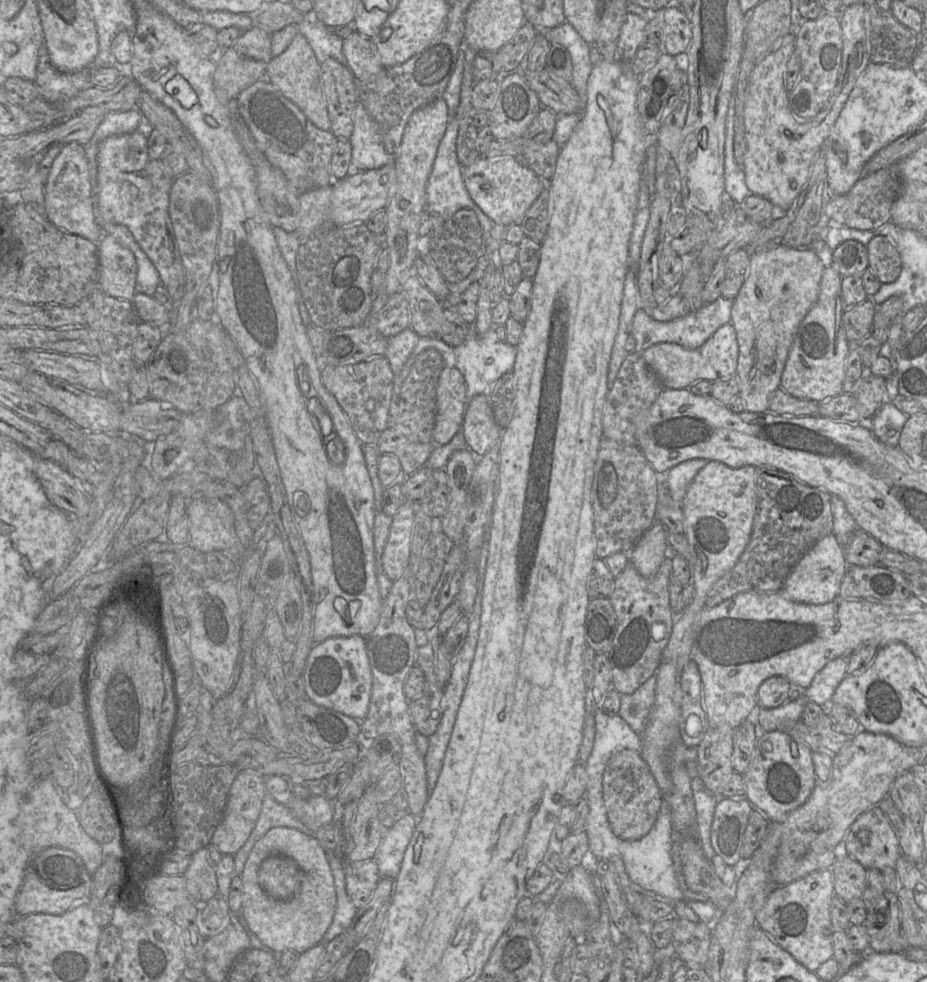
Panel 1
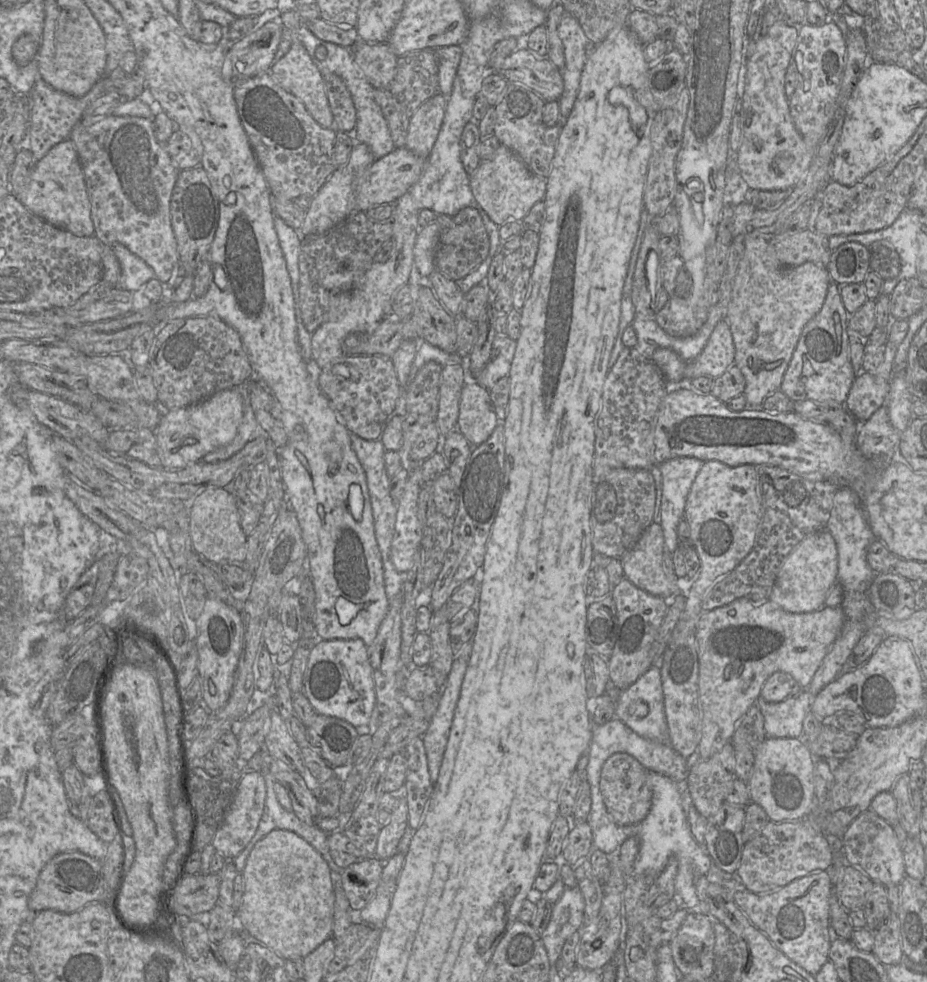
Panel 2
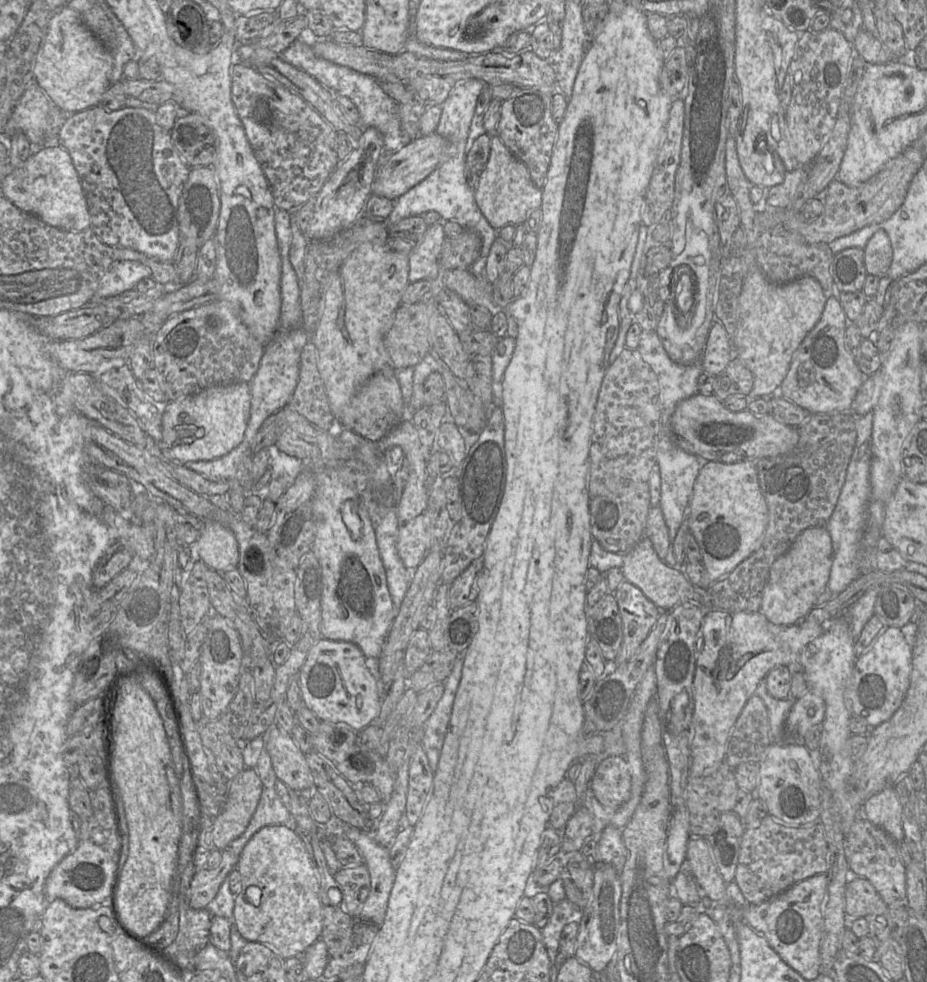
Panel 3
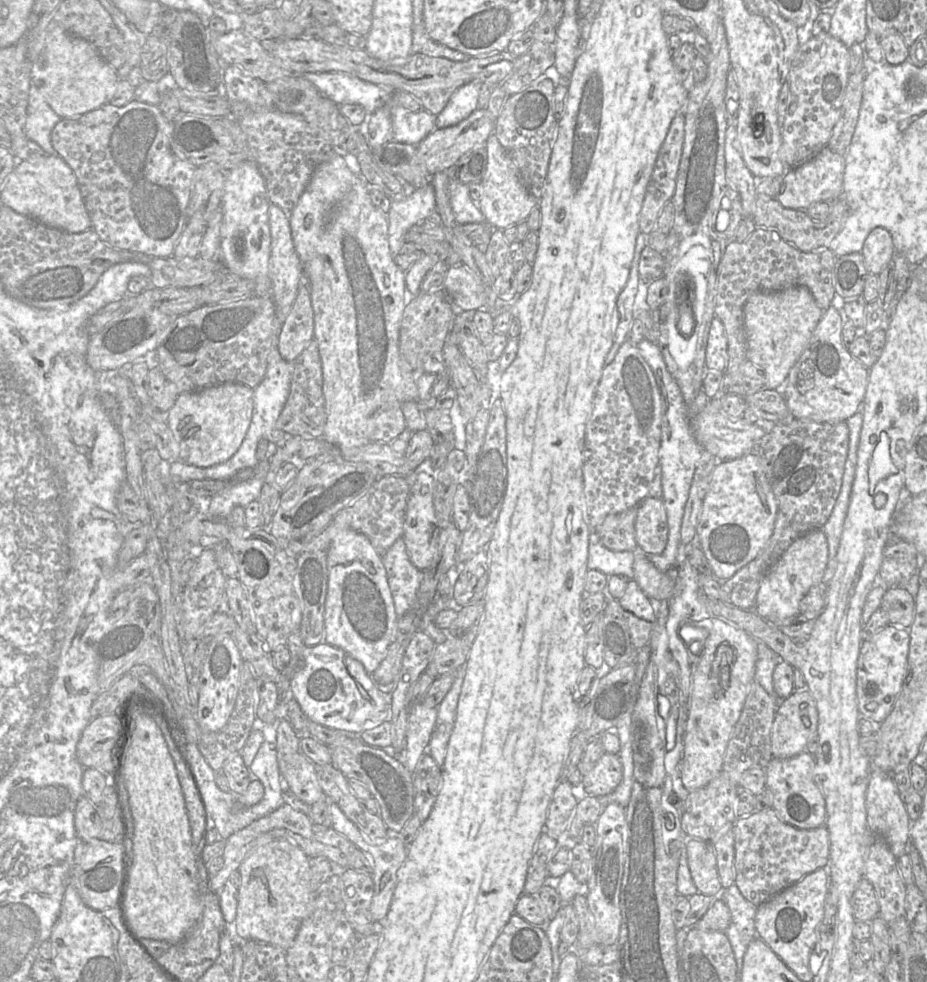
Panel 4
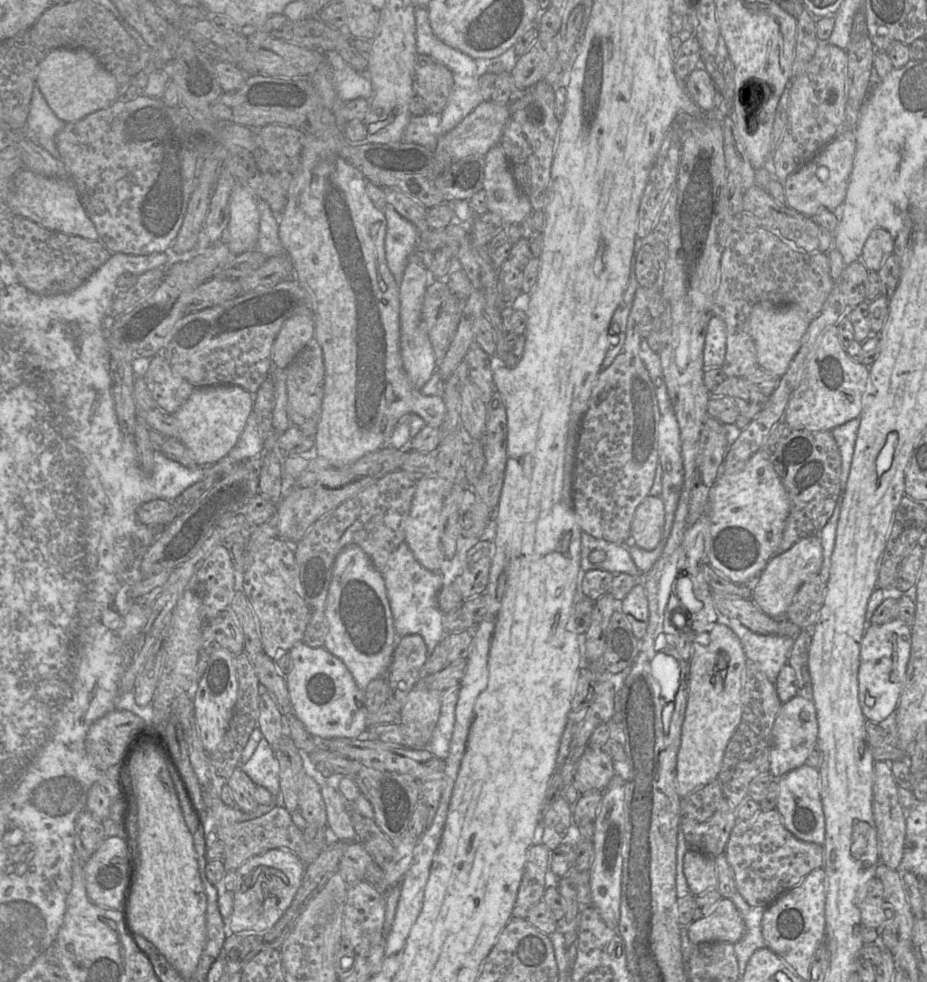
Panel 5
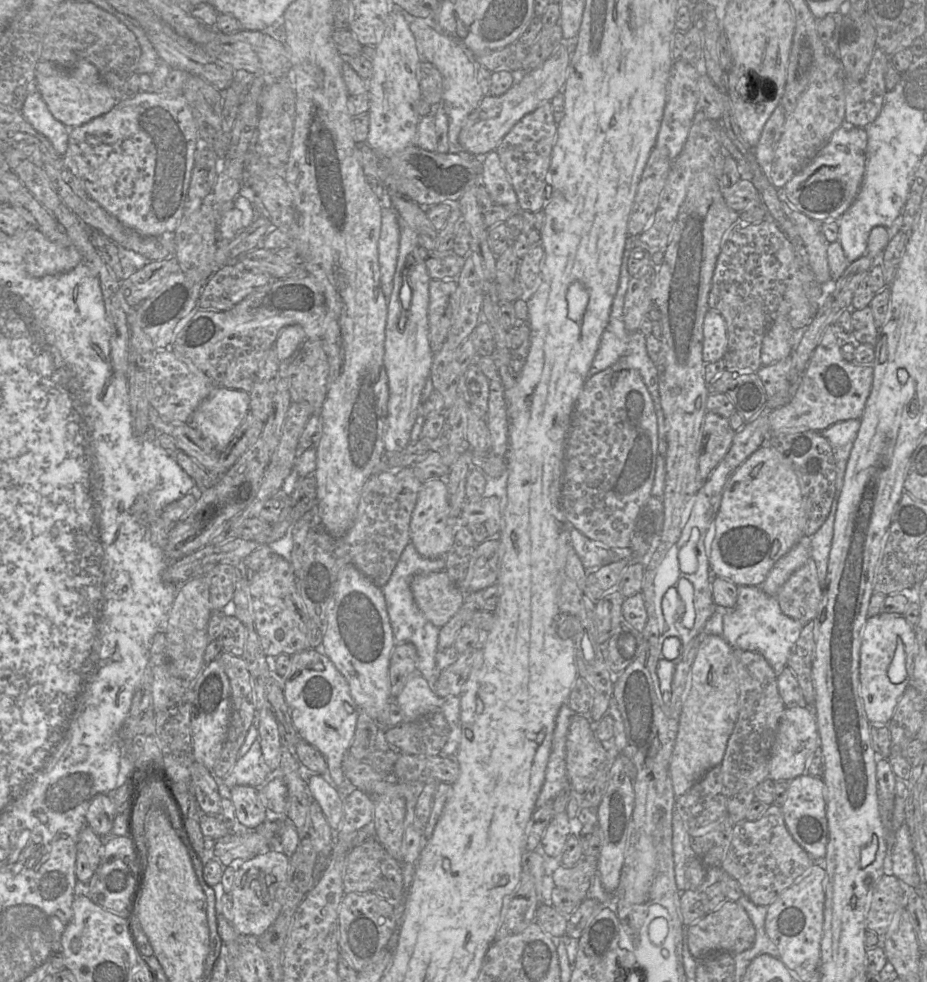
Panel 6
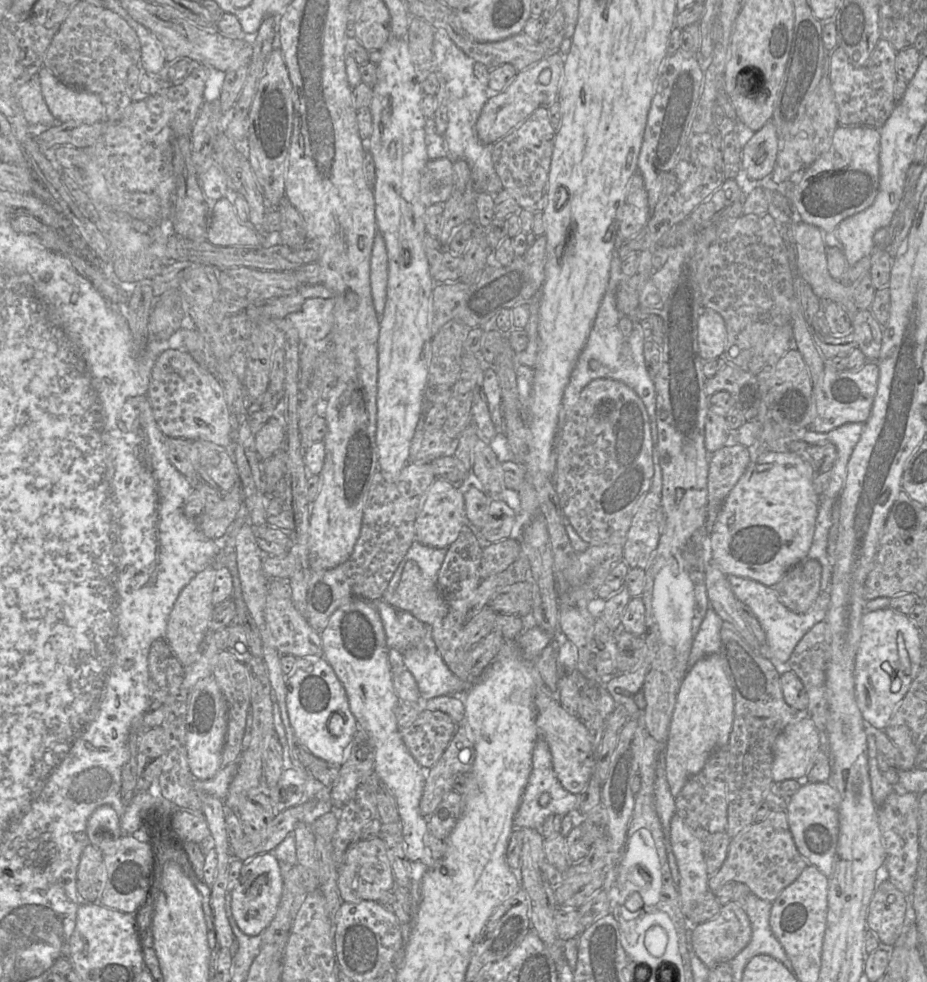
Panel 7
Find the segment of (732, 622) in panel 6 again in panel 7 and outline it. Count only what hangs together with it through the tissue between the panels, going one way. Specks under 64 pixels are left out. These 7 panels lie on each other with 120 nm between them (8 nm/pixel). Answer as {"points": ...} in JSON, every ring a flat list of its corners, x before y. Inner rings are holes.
{"points":[[728,576,730,587,735,597,748,606,756,616,766,634,766,644,761,645,759,652,769,660,776,662,780,667,786,667,794,648,800,639,818,622,825,619,830,603,829,590,820,592,812,607,803,614,796,614,787,609,779,600,774,587,768,587,755,580]]}

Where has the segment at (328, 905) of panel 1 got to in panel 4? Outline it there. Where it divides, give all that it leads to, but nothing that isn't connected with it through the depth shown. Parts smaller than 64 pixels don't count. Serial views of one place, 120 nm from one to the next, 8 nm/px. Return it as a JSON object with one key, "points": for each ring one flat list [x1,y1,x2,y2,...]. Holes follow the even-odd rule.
{"points":[[286,840,258,847,240,864,241,885,237,891,236,932,245,940,271,944,286,951,305,917,312,912,310,859]]}

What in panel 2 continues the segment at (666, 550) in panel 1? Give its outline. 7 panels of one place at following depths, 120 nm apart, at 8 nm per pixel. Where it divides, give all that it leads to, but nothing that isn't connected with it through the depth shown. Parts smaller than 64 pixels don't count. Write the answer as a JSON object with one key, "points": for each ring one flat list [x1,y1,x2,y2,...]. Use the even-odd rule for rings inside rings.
{"points":[[653,522,633,547,621,558,624,577,636,587,665,600,685,590,683,581,671,581,664,570,664,534,661,525]]}

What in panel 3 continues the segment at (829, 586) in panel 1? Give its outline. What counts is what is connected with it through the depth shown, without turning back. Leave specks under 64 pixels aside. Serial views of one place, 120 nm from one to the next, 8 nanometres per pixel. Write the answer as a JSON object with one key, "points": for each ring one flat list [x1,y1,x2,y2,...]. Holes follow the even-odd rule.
{"points":[[825,526,805,529,772,564,759,611,777,625,788,626,805,619,828,583,832,562,832,540]]}

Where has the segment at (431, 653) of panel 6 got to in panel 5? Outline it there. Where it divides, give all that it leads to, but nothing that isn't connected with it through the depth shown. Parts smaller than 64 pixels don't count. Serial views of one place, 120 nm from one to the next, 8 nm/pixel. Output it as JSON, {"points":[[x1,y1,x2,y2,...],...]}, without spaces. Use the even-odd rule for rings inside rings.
{"points":[[405,542,391,553,382,575,397,638,419,634,424,639,427,653,430,655,446,635,441,622,442,612,436,600,440,588,445,584,445,579,440,572,430,571,421,566]]}

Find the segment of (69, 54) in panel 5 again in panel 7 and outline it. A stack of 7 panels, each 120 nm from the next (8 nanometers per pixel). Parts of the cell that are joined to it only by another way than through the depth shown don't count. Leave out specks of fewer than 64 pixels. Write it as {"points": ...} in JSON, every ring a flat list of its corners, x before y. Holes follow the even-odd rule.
{"points":[[45,66,40,68,38,76,44,100,57,122,106,121,105,107,98,95,65,85]]}

